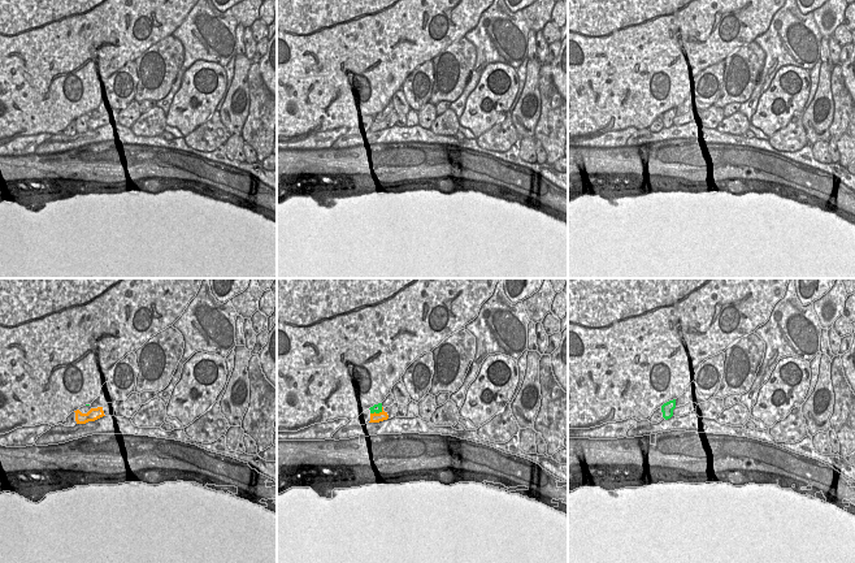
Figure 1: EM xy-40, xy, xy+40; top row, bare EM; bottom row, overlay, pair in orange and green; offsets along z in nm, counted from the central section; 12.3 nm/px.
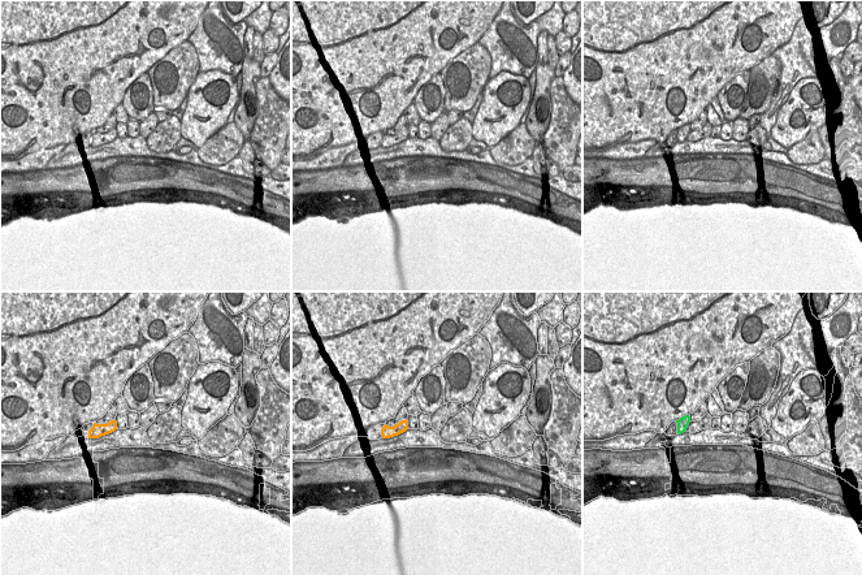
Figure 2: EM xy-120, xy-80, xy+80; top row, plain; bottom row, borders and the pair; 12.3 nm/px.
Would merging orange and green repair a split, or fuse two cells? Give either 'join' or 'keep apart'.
keep apart

